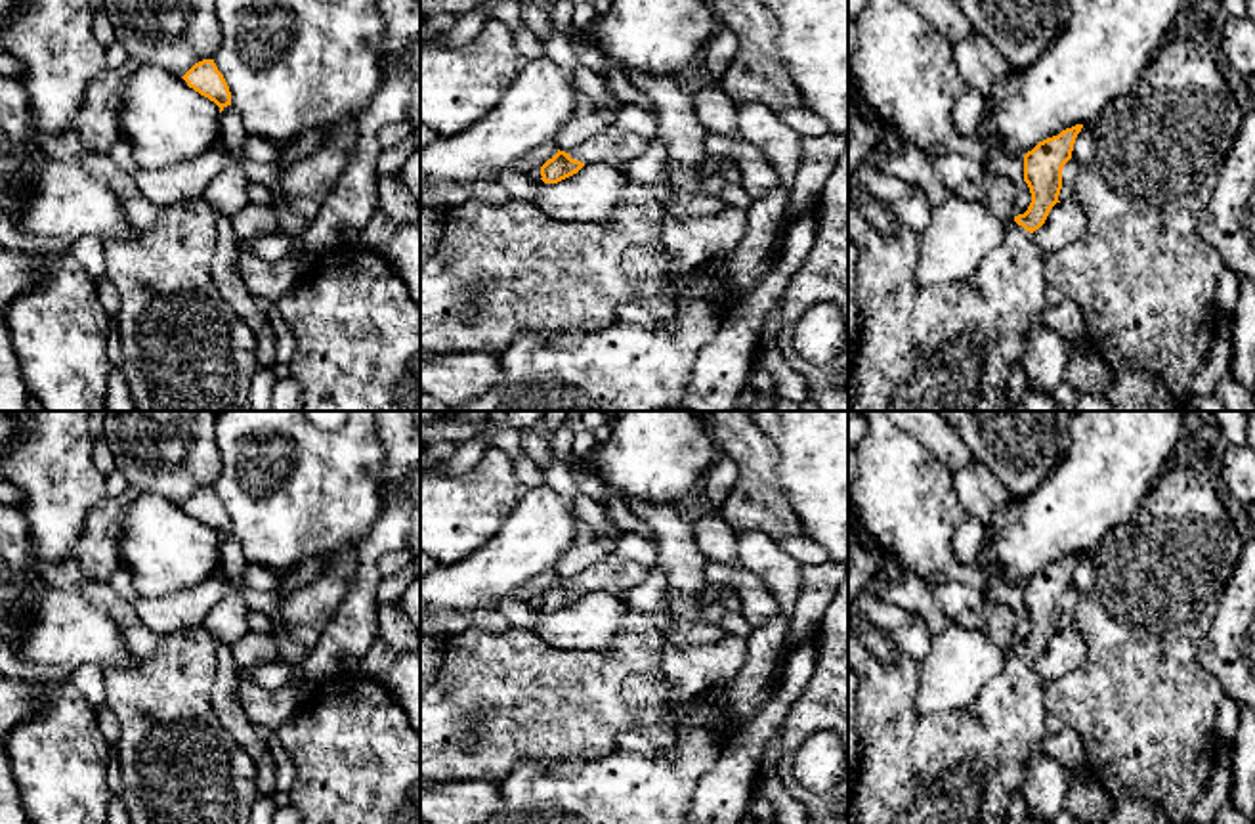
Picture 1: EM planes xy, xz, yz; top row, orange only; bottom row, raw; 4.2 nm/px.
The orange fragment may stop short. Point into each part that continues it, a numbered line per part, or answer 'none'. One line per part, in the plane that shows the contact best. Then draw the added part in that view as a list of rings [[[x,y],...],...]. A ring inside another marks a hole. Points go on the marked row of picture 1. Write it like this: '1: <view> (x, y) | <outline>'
1: xz (616, 148) | [[[609,126],[600,134],[585,140],[575,147],[569,157],[585,164],[604,163],[611,168],[625,168],[630,161],[638,159],[646,149],[646,140],[634,132]]]

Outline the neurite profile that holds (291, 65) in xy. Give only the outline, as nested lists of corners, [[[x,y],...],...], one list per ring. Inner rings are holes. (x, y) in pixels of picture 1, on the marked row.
[[[214,0],[214,11],[222,42],[212,59],[248,136],[288,145],[306,130],[357,119],[382,86],[378,0]]]

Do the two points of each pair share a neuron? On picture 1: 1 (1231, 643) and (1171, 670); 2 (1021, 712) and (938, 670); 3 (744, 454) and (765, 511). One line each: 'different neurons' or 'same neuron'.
1: different neurons
2: different neurons
3: same neuron

